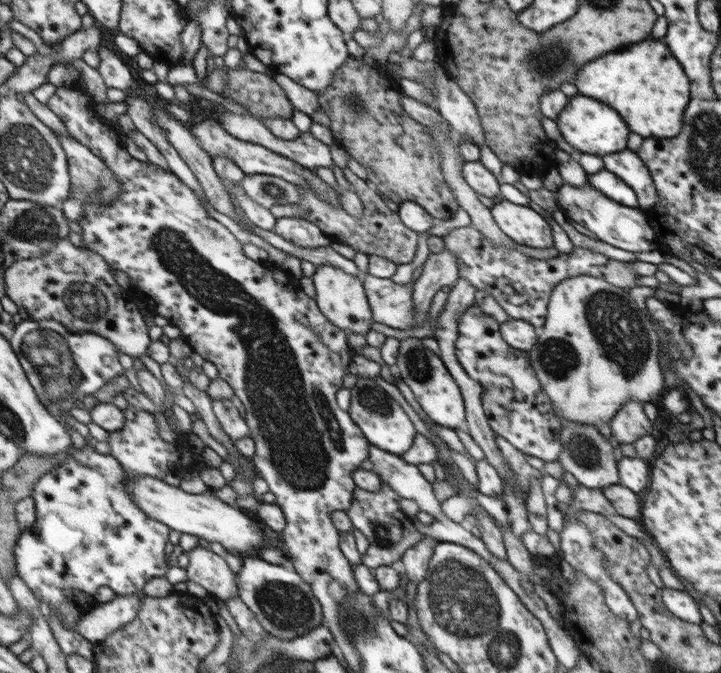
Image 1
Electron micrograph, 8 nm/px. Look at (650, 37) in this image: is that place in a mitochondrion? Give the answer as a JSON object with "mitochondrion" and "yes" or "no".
{"mitochondrion":"no"}

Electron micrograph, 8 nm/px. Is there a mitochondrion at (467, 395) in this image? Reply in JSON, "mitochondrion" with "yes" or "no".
{"mitochondrion":"no"}

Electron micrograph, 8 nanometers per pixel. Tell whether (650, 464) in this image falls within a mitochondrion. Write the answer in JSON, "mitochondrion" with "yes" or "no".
{"mitochondrion":"no"}

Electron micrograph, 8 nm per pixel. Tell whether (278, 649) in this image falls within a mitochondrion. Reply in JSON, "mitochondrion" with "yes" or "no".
{"mitochondrion":"yes"}

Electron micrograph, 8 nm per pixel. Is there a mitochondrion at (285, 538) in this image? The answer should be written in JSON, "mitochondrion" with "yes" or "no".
{"mitochondrion":"no"}

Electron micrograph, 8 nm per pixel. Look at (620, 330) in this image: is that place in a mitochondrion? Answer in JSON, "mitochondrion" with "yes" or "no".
{"mitochondrion":"yes"}

